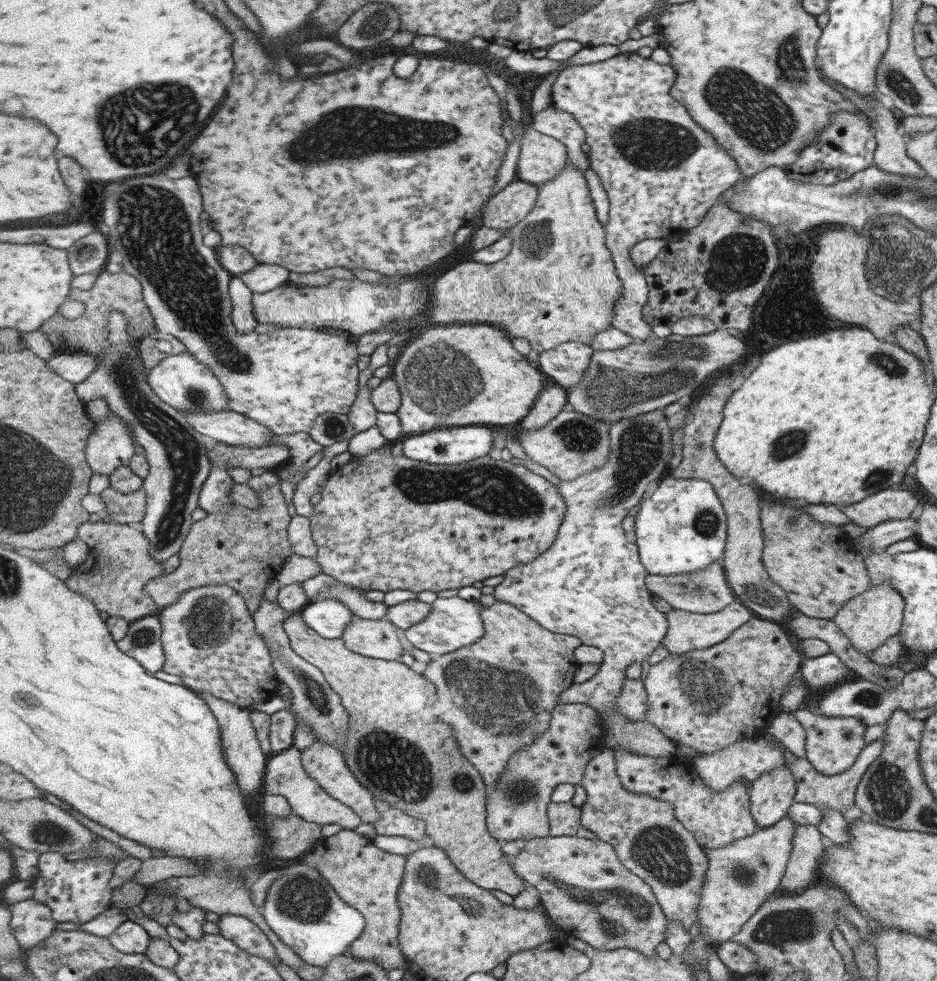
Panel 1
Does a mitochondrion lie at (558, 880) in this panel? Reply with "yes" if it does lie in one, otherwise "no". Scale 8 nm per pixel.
yes

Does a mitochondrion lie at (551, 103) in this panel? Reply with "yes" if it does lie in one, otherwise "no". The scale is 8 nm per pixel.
no

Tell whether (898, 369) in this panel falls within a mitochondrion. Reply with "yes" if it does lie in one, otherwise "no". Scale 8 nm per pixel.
yes

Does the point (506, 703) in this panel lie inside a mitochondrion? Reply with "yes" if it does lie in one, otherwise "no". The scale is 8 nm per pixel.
yes

